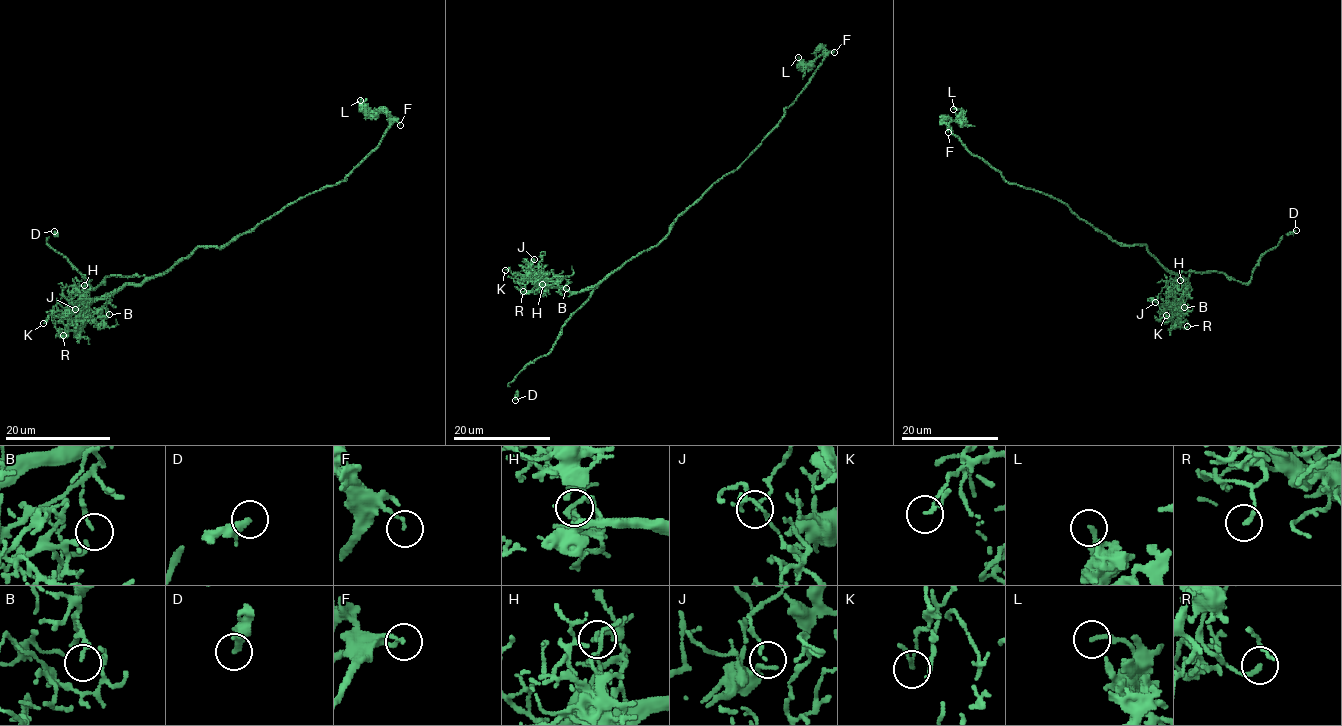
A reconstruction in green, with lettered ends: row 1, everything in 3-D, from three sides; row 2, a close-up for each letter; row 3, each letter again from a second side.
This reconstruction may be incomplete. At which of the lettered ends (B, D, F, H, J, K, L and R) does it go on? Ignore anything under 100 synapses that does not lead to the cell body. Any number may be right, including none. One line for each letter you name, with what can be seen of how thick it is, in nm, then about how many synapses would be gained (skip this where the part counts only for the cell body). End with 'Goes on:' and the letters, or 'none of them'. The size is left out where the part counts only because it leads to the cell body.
D: Thickness 340 nm
Goes on: D

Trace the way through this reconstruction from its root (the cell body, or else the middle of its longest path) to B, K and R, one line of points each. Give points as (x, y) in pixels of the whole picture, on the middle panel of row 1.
B: (682, 215), (656, 245), (632, 256), (596, 284), (579, 291), (567, 291), (563, 287), (566, 288)
K: (682, 215), (656, 245), (632, 256), (596, 284), (579, 291), (540, 288), (529, 278), (505, 270)
R: (682, 215), (656, 245), (632, 256), (594, 285), (569, 291), (538, 287), (527, 280), (523, 291)

